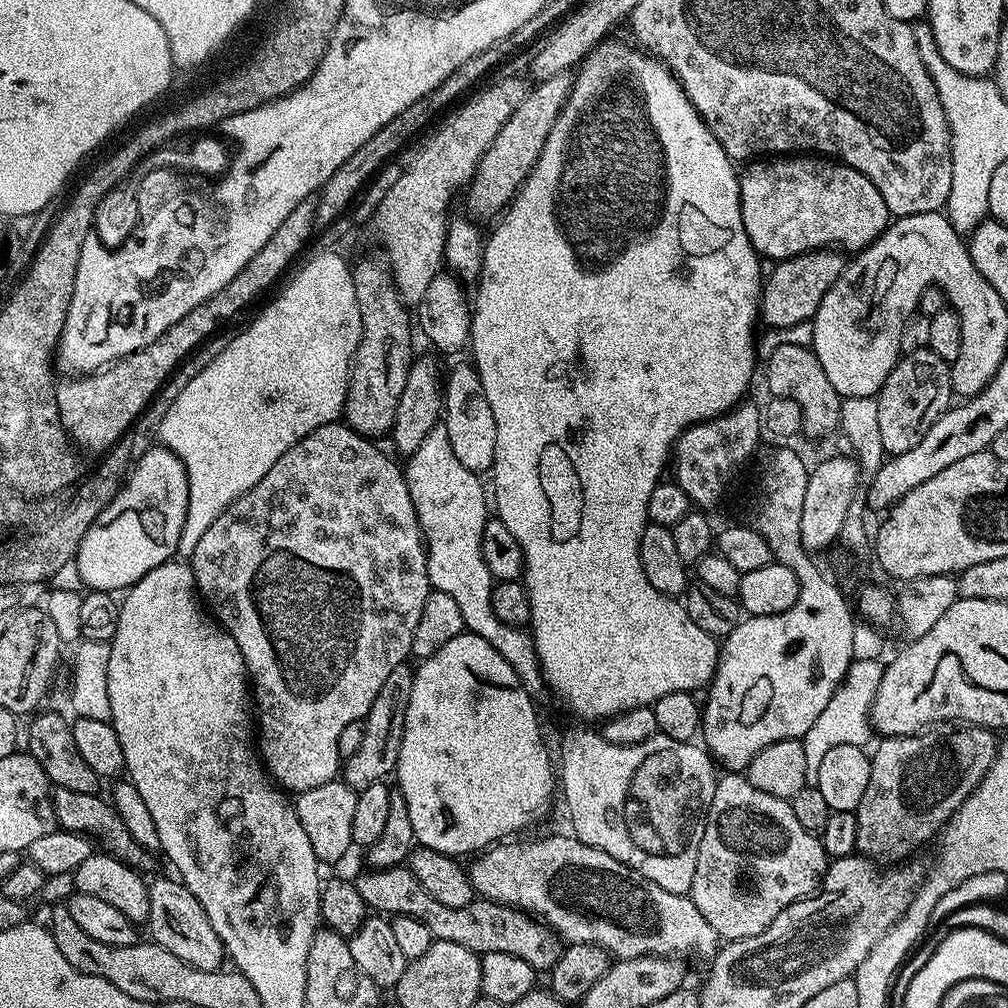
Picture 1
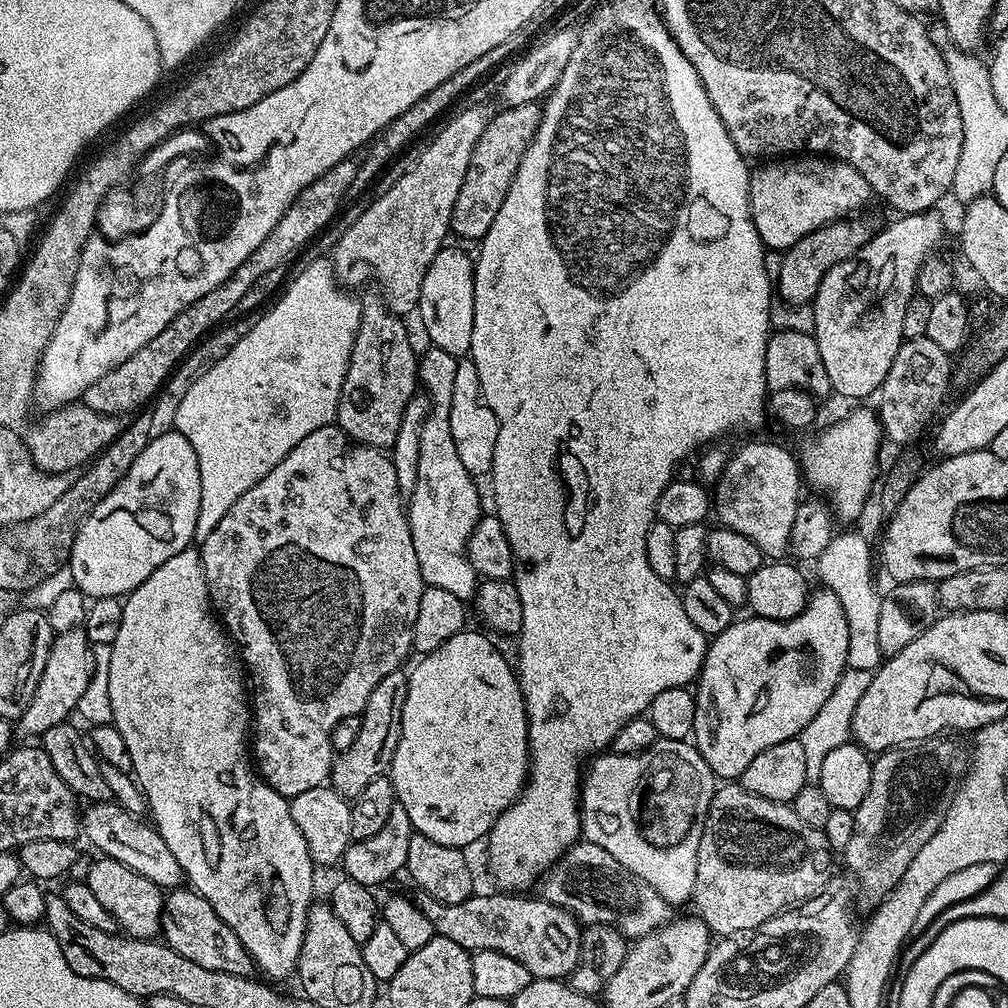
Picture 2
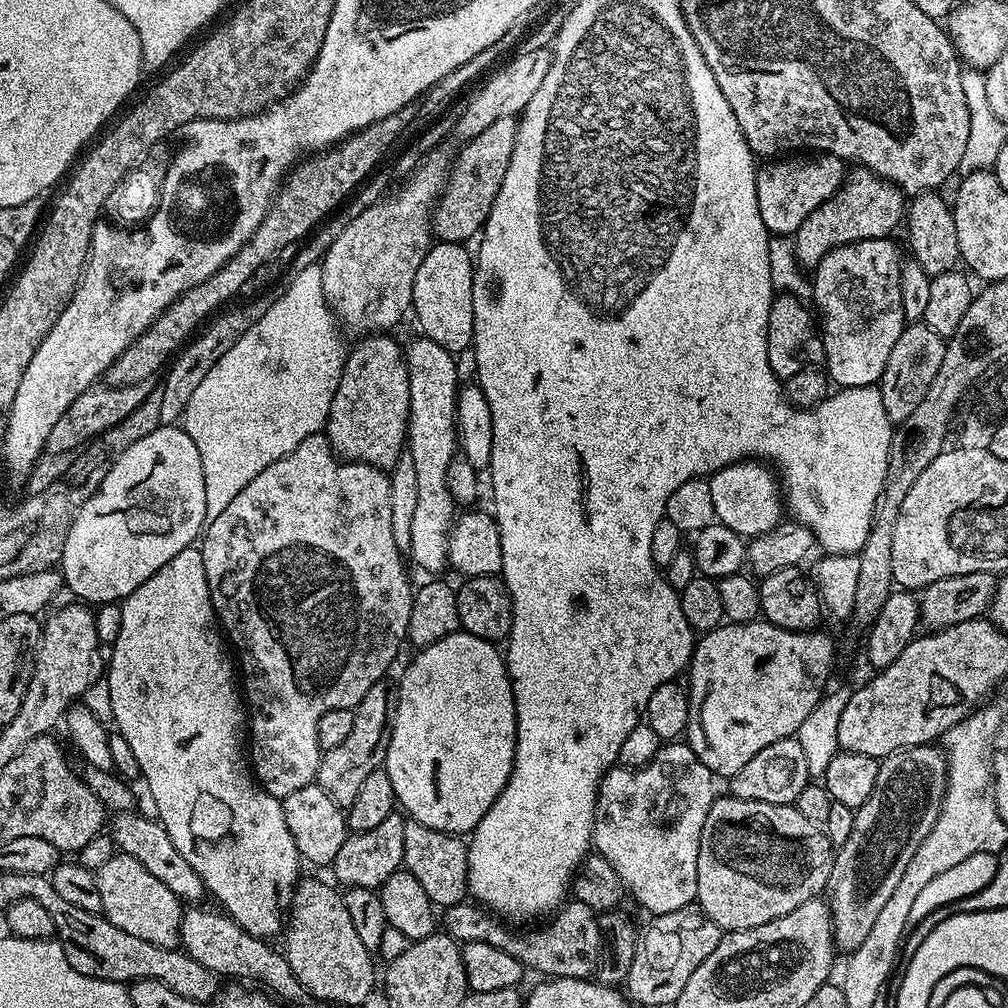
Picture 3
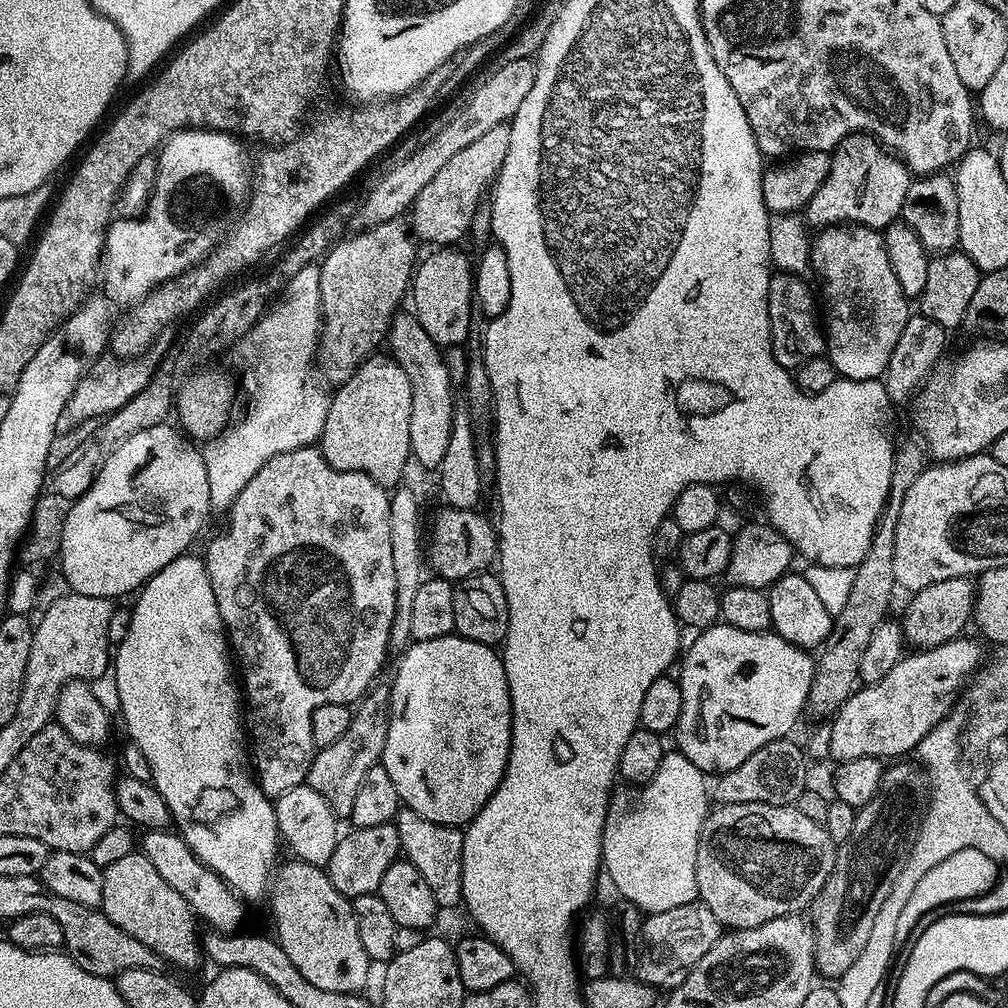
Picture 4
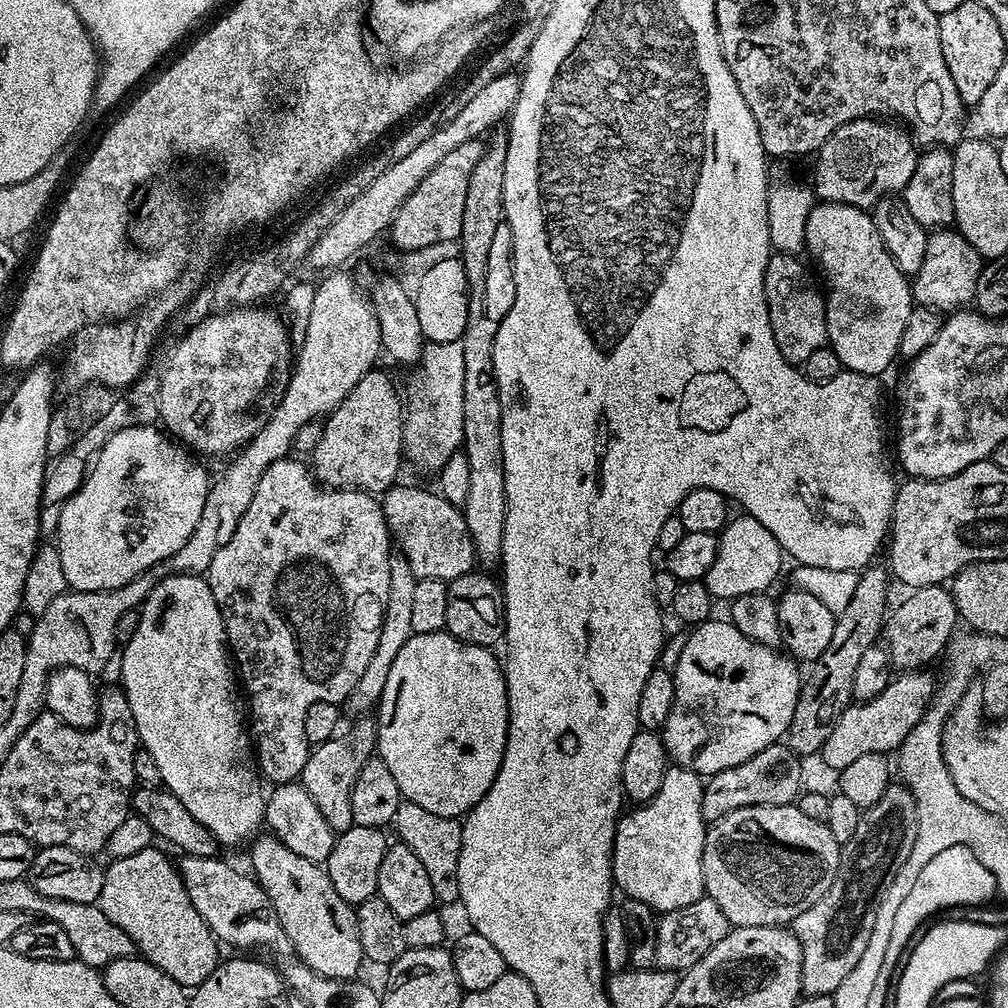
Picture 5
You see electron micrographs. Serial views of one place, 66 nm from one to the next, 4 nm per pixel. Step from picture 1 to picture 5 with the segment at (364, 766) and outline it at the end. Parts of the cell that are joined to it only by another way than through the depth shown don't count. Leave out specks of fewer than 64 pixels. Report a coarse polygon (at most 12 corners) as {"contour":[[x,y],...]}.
{"contour":[[375,719],[315,745],[298,782],[337,834],[376,752]]}

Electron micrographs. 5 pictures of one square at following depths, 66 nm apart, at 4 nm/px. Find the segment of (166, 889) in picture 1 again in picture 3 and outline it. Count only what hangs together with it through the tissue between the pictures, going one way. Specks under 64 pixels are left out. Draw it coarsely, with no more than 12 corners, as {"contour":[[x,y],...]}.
{"contour":[[185,907],[183,951],[221,978],[305,999],[288,957],[223,911]]}

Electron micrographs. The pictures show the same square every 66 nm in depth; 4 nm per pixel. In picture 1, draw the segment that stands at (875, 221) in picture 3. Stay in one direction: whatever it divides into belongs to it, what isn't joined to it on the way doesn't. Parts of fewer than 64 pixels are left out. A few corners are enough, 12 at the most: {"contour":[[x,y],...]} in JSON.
{"contour":[[816,248],[767,273],[758,316],[769,329],[813,319],[846,260]]}

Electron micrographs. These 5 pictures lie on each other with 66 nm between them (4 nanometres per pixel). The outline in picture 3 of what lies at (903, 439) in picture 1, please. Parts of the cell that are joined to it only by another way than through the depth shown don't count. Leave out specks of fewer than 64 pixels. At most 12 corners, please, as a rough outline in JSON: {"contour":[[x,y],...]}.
{"contour":[[905,323],[878,381],[898,426],[942,366],[945,337]]}

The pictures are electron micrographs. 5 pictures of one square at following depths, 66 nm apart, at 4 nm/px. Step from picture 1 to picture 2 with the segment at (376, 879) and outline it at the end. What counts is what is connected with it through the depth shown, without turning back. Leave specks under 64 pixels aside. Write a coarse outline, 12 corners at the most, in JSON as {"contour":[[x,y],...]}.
{"contour":[[421,895],[437,936],[567,979],[583,931],[543,898]]}

